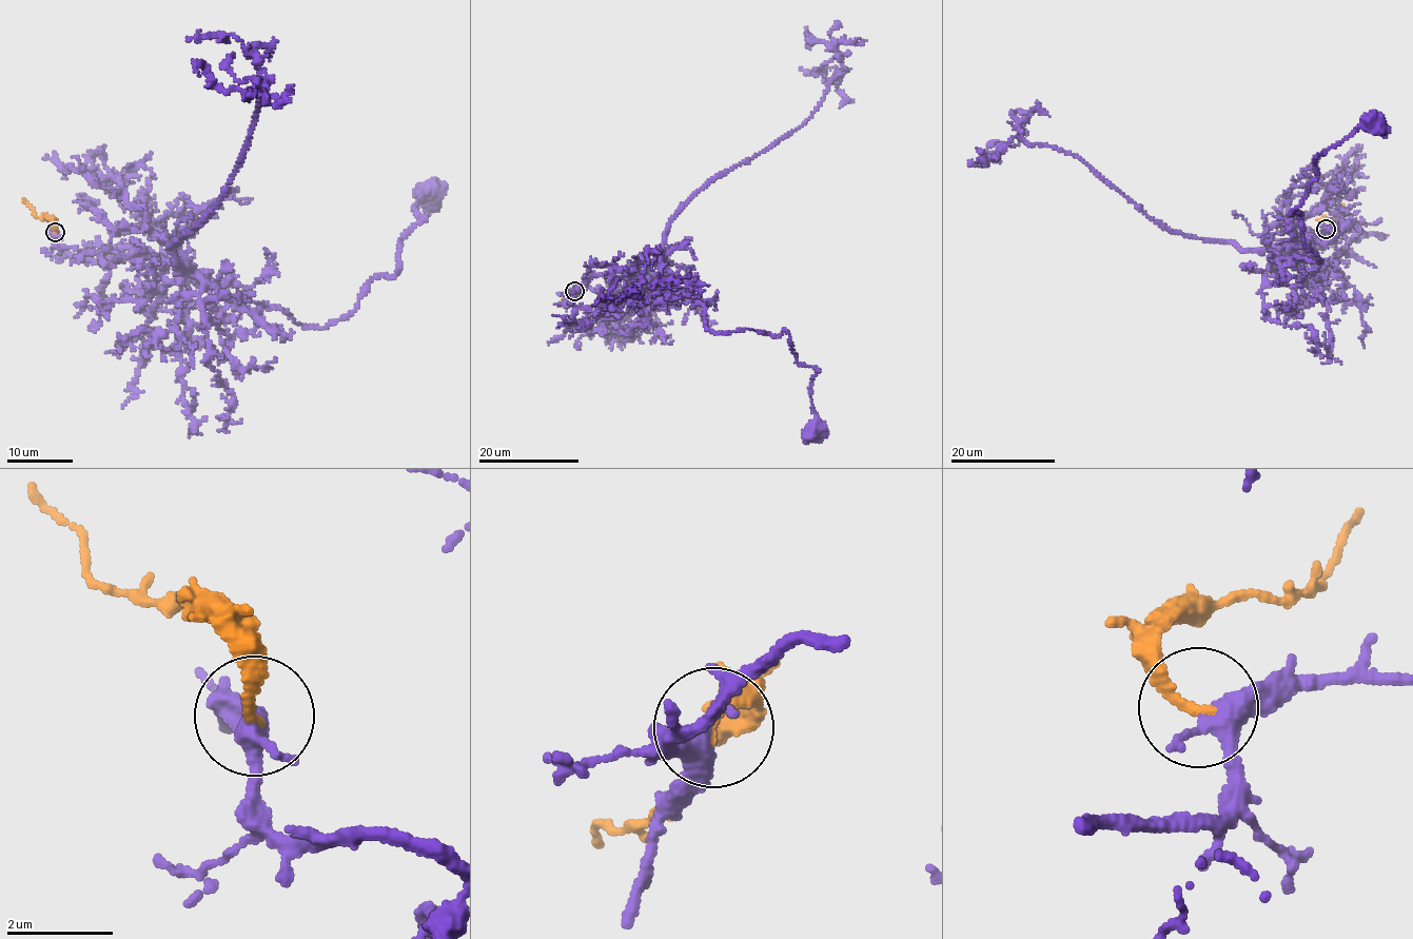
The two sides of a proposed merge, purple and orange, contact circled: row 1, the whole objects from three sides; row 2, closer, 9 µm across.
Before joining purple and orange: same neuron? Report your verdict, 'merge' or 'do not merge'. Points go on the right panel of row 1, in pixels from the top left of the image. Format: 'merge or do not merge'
merge

